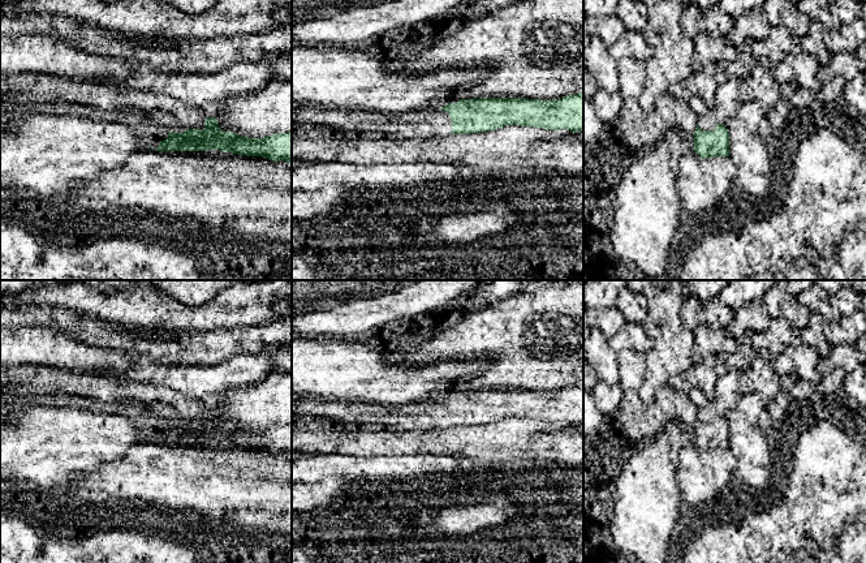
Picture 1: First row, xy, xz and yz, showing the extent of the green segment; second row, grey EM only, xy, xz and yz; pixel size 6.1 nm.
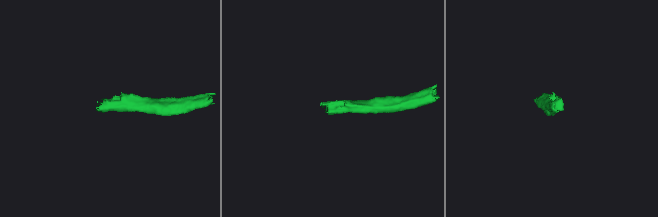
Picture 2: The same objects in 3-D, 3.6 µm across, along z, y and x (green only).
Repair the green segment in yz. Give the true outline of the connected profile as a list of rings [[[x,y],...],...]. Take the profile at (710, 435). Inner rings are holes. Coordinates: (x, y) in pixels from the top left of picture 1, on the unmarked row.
[[[693,388],[688,397],[695,404],[698,416],[694,424],[694,443],[703,451],[729,448],[729,425],[724,416],[715,412],[712,399],[699,388]]]

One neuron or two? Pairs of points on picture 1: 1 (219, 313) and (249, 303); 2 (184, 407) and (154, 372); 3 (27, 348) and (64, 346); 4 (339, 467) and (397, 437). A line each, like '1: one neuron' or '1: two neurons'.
1: one neuron
2: two neurons
3: one neuron
4: two neurons

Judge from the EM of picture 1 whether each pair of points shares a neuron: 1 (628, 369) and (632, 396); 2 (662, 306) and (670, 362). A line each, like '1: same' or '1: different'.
1: same
2: same

